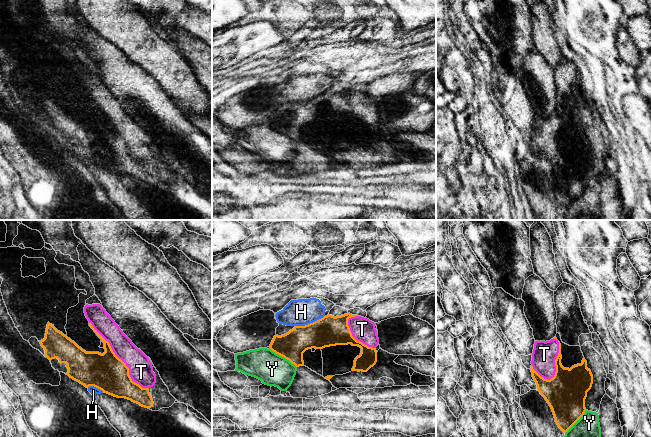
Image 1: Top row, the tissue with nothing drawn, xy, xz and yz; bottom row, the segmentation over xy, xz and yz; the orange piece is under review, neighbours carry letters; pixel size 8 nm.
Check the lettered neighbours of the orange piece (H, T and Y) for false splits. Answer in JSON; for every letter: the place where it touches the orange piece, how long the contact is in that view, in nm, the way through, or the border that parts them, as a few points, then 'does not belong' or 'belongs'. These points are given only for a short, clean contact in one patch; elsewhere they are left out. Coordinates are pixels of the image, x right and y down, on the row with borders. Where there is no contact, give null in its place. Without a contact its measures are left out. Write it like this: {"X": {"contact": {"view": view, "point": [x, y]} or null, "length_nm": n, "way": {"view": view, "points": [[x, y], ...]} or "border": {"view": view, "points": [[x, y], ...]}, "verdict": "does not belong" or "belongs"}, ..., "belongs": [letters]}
{"H": {"contact": {"view": "xz", "point": [310, 323]}, "length_nm": 260, "verdict": "does not belong"}, "T": {"contact": {"view": "xy", "point": [120, 359]}, "length_nm": 700, "verdict": "belongs"}, "Y": {"contact": {"view": "xz", "point": [283, 356]}, "length_nm": 260, "verdict": "does not belong"}, "belongs": ["T"]}

